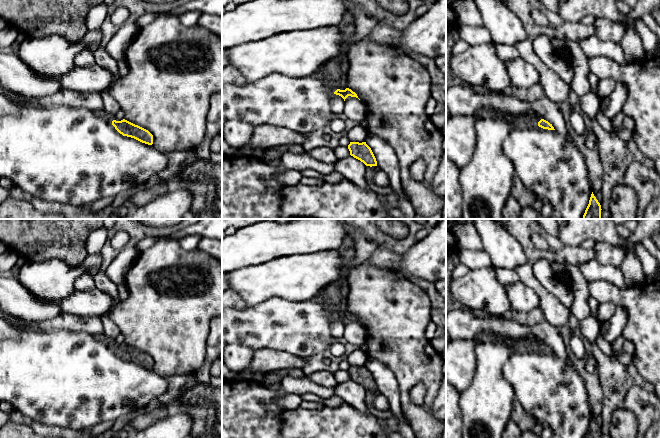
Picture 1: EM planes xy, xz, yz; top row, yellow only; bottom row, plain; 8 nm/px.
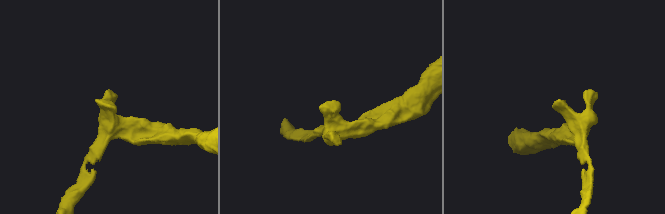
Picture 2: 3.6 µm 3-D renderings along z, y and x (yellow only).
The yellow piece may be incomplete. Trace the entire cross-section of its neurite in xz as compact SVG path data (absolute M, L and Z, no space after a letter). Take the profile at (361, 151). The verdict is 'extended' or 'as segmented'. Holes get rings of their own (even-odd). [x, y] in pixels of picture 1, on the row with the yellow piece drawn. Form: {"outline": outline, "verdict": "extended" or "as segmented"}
{"outline": "M350 142L348 149L351 156L363 162L366 166L377 166L376 158L366 142Z", "verdict": "as segmented"}

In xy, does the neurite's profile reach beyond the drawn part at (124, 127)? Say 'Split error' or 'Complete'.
Split error

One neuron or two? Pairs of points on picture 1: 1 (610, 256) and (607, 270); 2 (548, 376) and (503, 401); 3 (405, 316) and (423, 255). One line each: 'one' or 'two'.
1: two
2: two
3: two

